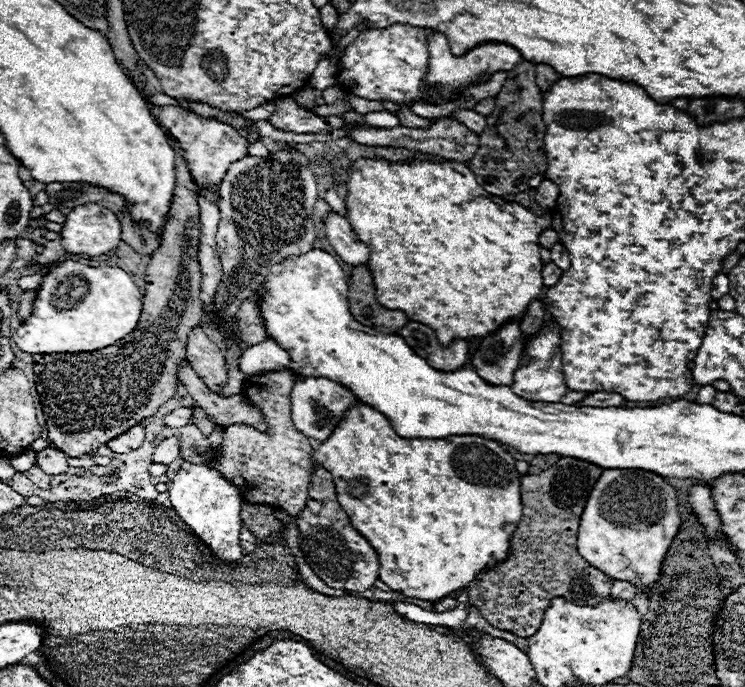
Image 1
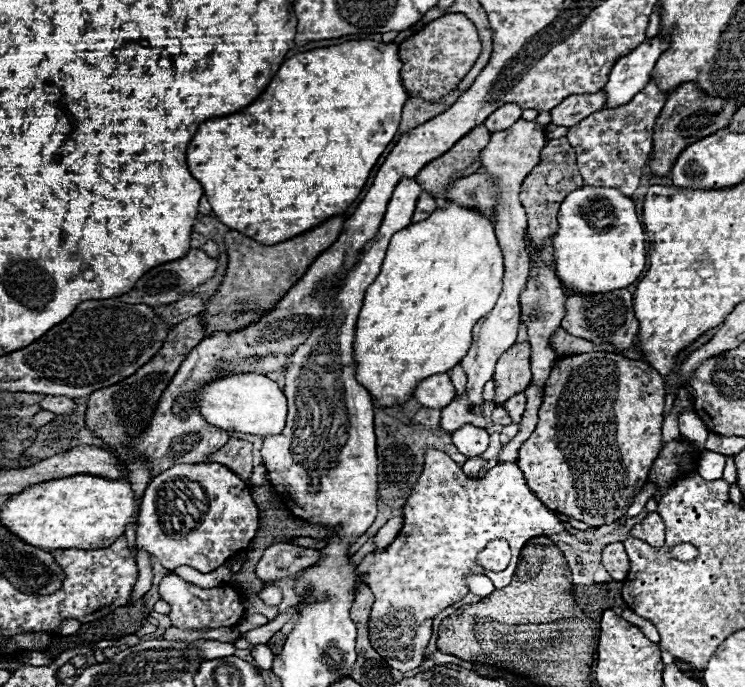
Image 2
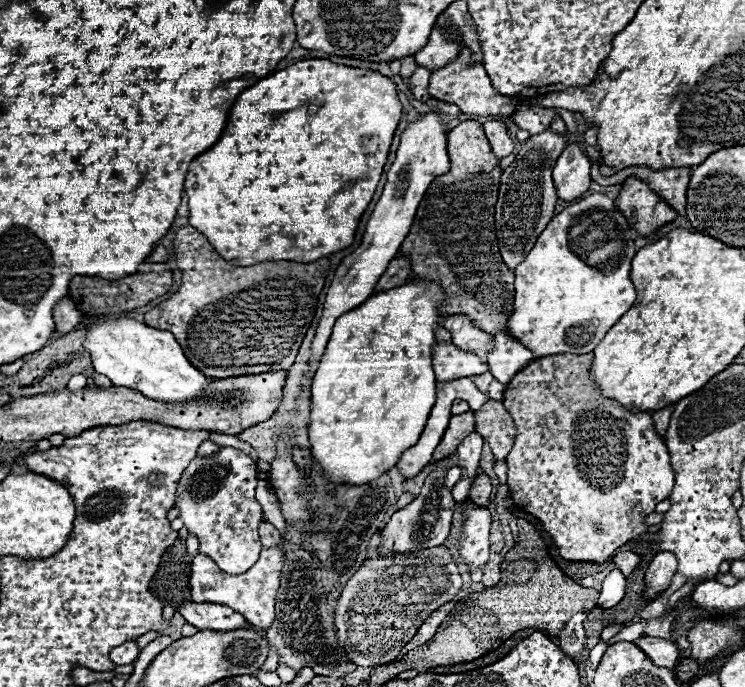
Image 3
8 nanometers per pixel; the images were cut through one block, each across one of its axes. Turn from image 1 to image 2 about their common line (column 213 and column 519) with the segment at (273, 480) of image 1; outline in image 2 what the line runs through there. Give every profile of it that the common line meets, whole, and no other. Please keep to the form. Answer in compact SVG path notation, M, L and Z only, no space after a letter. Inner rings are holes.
M614 352L562 356L546 382L536 430L518 454L530 490L550 510L590 526L620 520L658 458L664 396L664 380L648 362L618 358ZM608 412L616 426L608 426Z

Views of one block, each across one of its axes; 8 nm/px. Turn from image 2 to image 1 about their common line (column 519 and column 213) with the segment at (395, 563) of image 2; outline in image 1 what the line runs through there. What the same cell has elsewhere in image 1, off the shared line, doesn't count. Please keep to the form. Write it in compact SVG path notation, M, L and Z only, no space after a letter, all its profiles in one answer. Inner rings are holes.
M182 460L176 478L170 482L170 504L188 530L198 536L212 552L212 556L222 564L240 562L242 546L240 546L240 528L242 528L242 498L240 490L226 480L218 470L208 468L204 464L192 464Z

